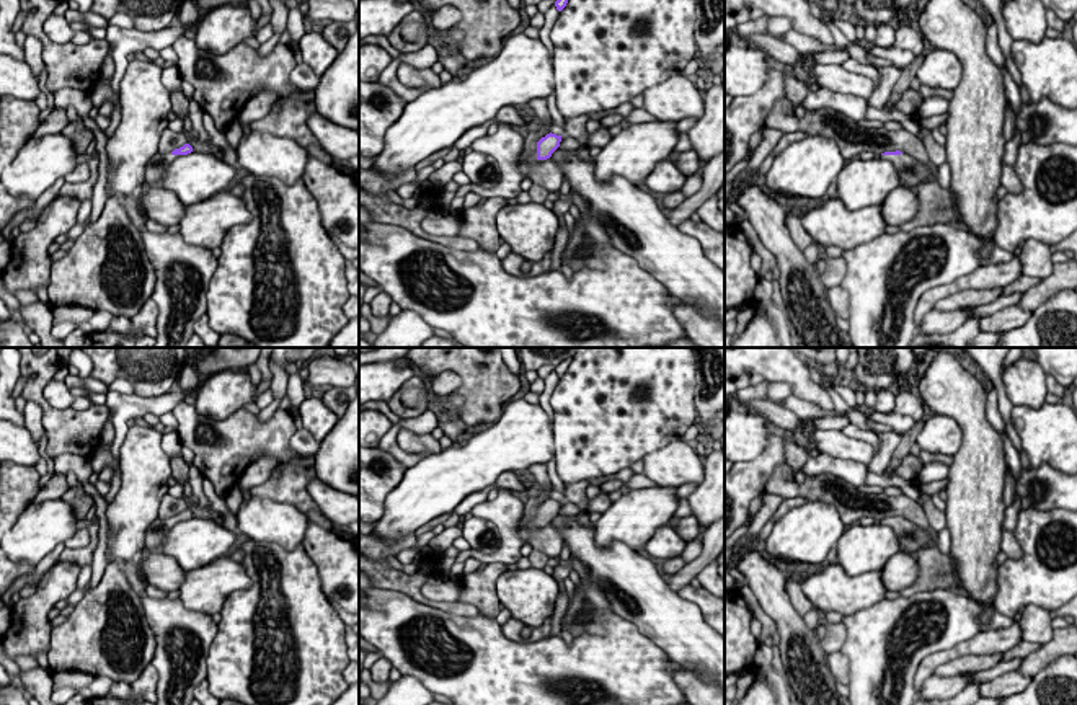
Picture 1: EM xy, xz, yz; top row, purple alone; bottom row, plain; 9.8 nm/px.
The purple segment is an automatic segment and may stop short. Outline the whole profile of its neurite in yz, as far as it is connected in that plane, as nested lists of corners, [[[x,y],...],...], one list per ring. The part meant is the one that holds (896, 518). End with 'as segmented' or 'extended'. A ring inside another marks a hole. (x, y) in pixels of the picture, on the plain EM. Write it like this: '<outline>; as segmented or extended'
[[[884,517],[881,525],[889,525],[906,553],[917,556],[917,552],[930,543],[929,534],[904,517]]]; extended

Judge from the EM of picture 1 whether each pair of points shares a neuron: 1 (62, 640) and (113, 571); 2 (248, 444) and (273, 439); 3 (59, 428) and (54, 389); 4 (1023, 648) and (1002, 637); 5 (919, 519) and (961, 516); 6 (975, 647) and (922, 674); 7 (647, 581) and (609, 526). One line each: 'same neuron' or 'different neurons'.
1: same neuron
2: same neuron
3: different neurons
4: different neurons
5: different neurons
6: same neuron
7: different neurons

